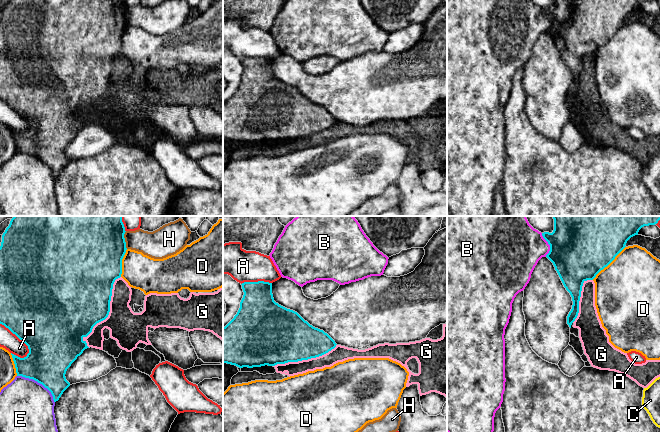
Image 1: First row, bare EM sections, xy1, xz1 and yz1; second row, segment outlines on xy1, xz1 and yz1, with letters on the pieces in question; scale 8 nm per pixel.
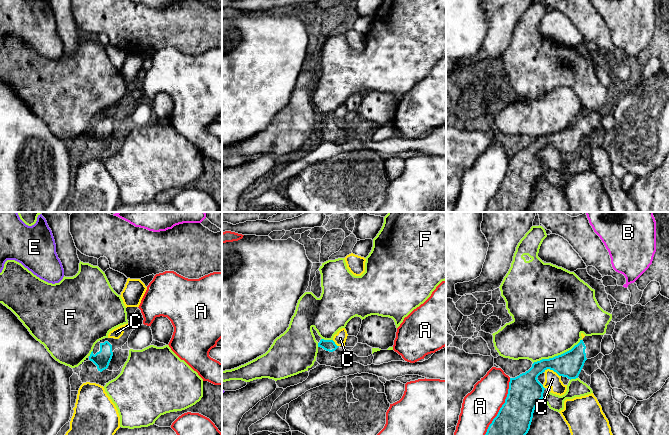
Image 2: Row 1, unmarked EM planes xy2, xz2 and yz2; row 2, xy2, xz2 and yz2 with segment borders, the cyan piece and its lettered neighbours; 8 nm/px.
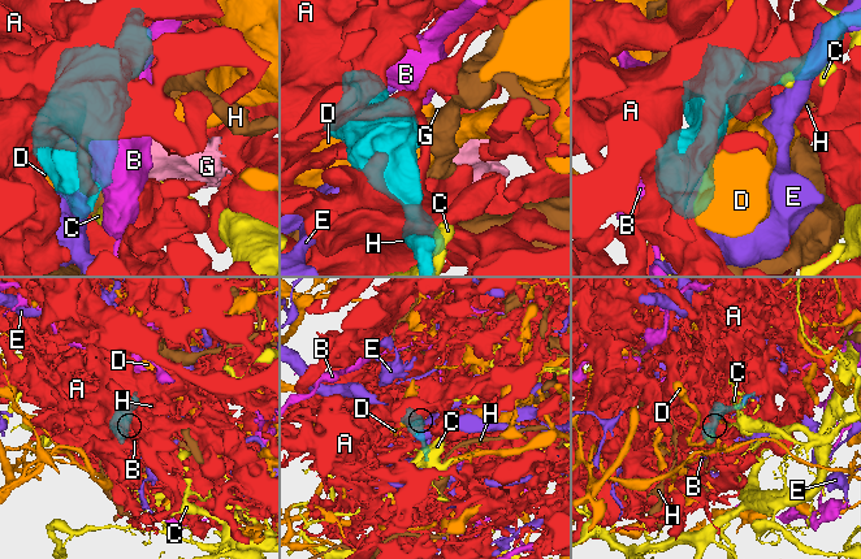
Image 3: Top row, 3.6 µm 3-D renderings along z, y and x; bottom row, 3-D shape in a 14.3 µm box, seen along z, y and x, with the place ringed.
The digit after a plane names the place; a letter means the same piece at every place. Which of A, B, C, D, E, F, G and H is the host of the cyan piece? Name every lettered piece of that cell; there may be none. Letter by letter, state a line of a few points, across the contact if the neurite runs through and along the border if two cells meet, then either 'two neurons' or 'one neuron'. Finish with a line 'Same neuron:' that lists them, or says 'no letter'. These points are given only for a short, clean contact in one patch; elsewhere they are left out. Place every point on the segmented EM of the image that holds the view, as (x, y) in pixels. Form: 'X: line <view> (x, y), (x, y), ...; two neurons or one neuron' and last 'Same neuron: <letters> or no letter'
A: two neurons
B: two neurons
C: line yz2 (544, 370), (551, 369), (560, 376); two neurons
D: two neurons
E: two neurons
F: two neurons
G: two neurons
H: two neurons
Same neuron: no letter

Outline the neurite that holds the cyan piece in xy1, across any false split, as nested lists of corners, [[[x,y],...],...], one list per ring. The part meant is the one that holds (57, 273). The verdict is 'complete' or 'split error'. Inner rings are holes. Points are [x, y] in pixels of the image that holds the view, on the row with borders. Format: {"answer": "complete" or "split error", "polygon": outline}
{"answer": "complete", "polygon": [[[14,216],[2,235],[0,246],[0,324],[22,340],[29,349],[29,353],[24,358],[11,353],[17,376],[33,379],[42,384],[51,392],[54,402],[58,401],[63,392],[70,386],[65,377],[67,369],[85,349],[89,348],[83,338],[92,332],[97,323],[105,320],[109,315],[113,284],[116,279],[121,277],[122,259],[127,250],[125,232],[122,216]]]}

